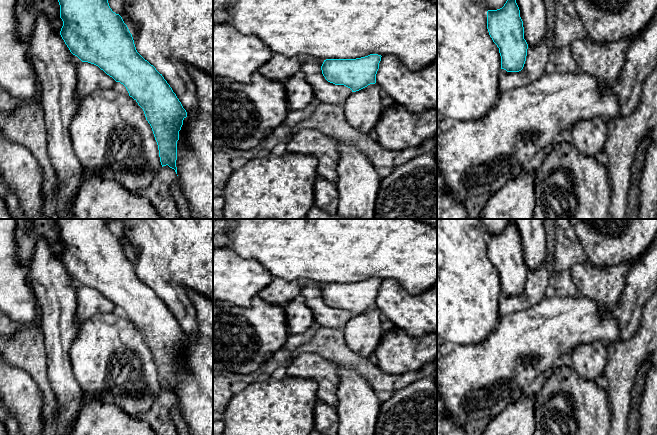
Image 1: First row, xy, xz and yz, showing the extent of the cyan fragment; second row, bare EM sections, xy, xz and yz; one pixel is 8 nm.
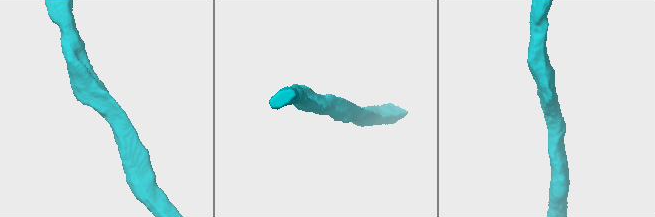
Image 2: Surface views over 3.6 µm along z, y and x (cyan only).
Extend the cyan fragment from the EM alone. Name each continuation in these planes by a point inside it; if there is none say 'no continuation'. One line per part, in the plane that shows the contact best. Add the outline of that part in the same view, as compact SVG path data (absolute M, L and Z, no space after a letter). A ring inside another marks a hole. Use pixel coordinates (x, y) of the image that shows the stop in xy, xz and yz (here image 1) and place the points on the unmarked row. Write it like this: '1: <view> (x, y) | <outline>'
1: xy (170, 255) | M119 219L122 224L122 237L121 241L129 245L130 248L127 249L130 257L132 258L134 268L137 276L147 284L151 289L153 289L156 294L164 301L167 307L172 312L173 316L176 318L177 322L181 326L183 332L187 336L195 336L197 334L197 318L196 310L193 303L188 296L187 290L191 289L194 292L198 292L208 299L213 301L213 219Z

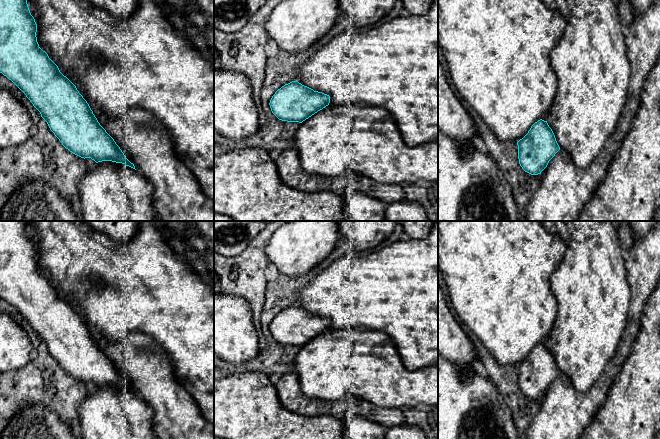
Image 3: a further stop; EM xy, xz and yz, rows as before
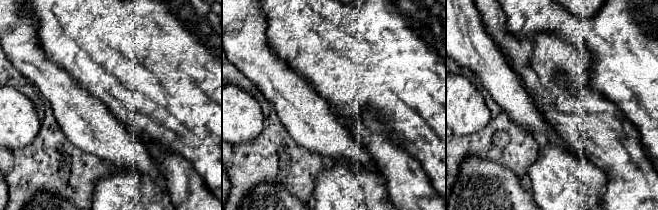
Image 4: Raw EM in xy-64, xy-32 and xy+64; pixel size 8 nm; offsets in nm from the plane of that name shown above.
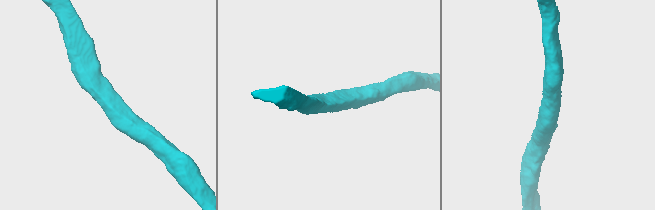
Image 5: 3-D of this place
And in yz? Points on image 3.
1: yz (590, 285) | M542 221L546 230L559 236L566 245L565 256L551 276L552 293L557 301L557 315L547 341L560 373L566 374L573 387L588 391L614 355L628 324L630 287L618 233L612 221Z

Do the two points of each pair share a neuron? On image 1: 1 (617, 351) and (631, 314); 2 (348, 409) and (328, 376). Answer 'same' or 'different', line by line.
1: different
2: different

